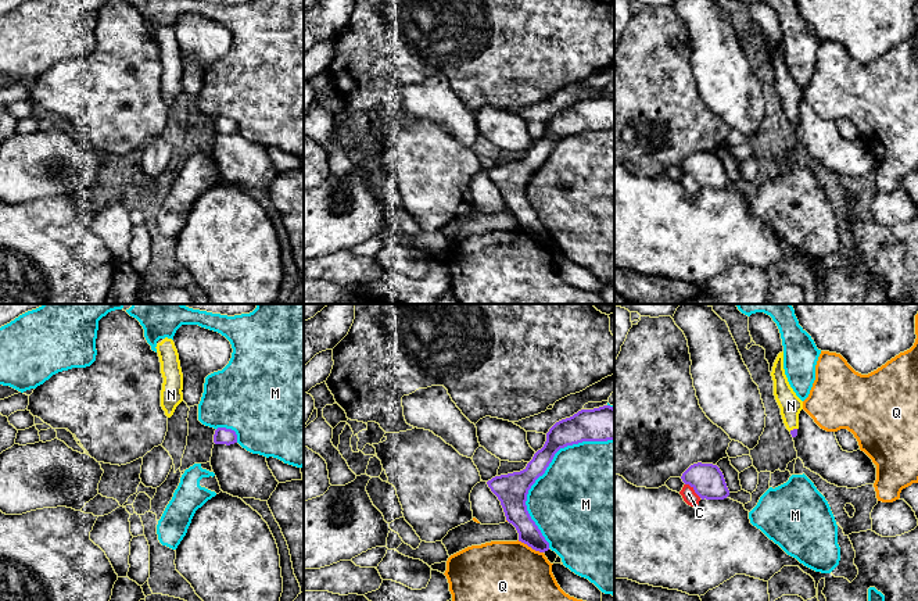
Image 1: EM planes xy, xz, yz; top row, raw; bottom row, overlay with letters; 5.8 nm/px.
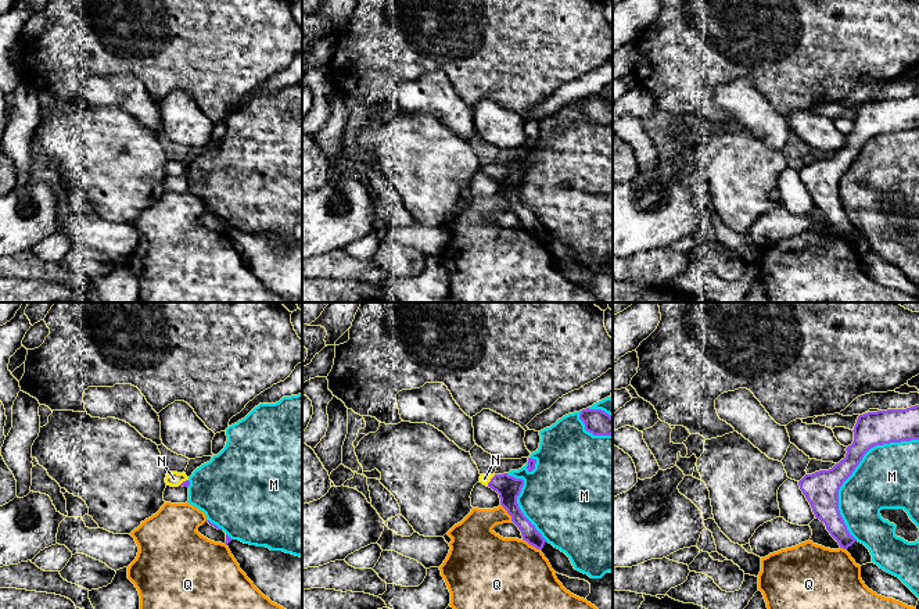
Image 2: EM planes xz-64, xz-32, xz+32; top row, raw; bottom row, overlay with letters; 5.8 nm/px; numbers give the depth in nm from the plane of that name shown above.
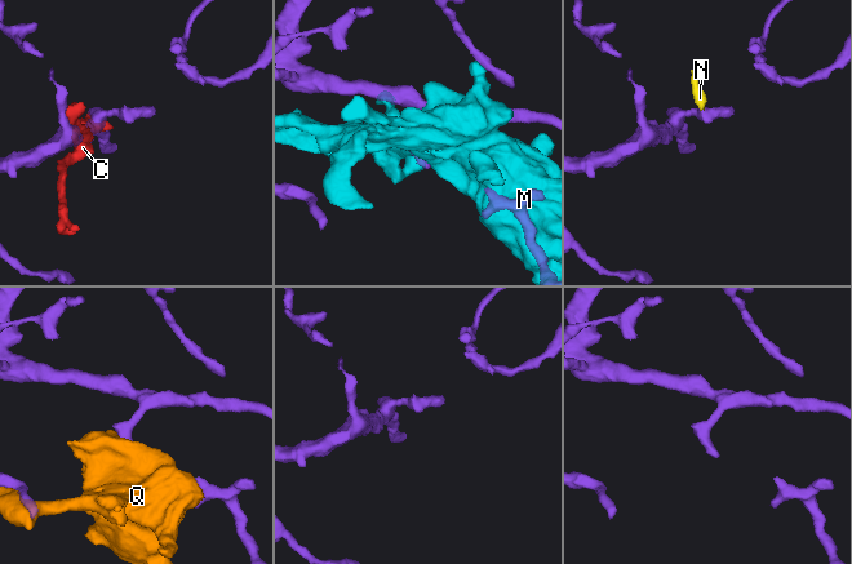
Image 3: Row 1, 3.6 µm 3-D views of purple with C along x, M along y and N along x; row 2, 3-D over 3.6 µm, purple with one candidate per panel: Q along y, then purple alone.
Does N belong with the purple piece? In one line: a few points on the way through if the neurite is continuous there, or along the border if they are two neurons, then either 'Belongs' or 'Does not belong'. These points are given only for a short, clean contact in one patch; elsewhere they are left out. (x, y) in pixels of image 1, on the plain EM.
Path across: yz (793, 121), (793, 118), (791, 95). Belongs

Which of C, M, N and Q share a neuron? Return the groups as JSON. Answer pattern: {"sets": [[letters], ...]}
{"sets": [["C"], ["M"], ["N"], ["Q"]]}

